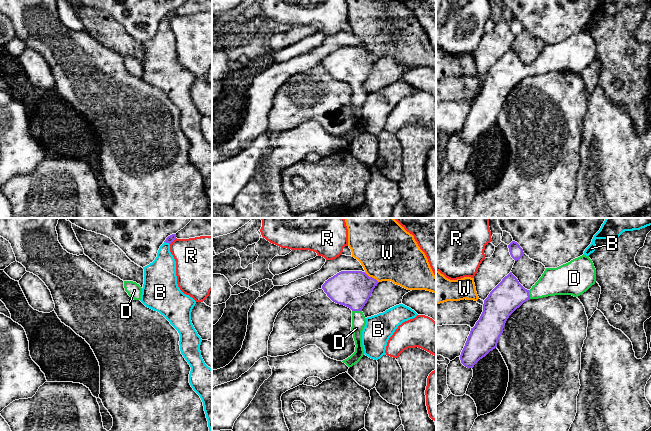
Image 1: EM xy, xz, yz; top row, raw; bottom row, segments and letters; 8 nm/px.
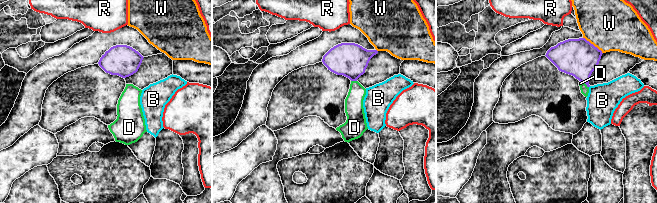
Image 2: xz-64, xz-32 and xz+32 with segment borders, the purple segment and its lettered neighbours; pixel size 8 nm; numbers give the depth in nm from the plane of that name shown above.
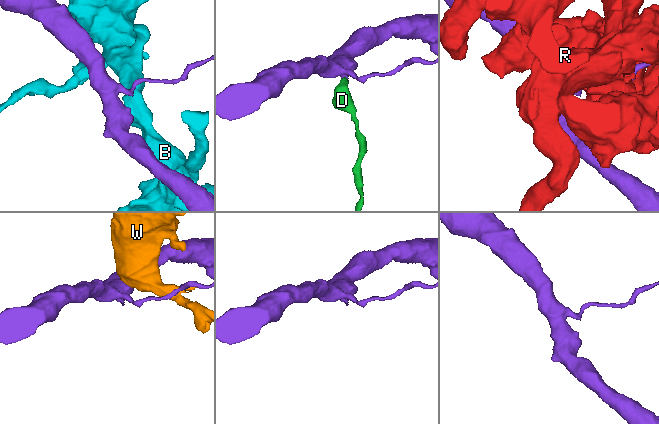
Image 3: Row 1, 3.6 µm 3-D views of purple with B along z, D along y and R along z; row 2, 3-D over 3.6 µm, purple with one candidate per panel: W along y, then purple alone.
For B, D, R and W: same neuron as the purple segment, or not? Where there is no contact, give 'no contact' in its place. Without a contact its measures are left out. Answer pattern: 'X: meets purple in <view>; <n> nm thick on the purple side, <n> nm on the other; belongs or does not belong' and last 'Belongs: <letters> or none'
B: meets purple in xy; 60 nm thick on the purple side, 220 nm on the other; does not belong
D: meets purple in xz; 300 nm thick on the purple side, 110 nm on the other; belongs
R: meets purple in xy; 60 nm thick on the purple side, 360 nm on the other; does not belong
W: meets purple in xz; 300 nm thick on the purple side, 460 nm on the other; does not belong
Belongs: D

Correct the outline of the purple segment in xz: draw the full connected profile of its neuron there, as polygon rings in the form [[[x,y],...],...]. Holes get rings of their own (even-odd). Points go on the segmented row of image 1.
[[[341,271],[322,285],[322,289],[333,302],[352,310],[351,331],[356,347],[355,352],[342,361],[349,368],[358,363],[364,355],[362,331],[366,320],[362,309],[378,283],[362,271]]]

